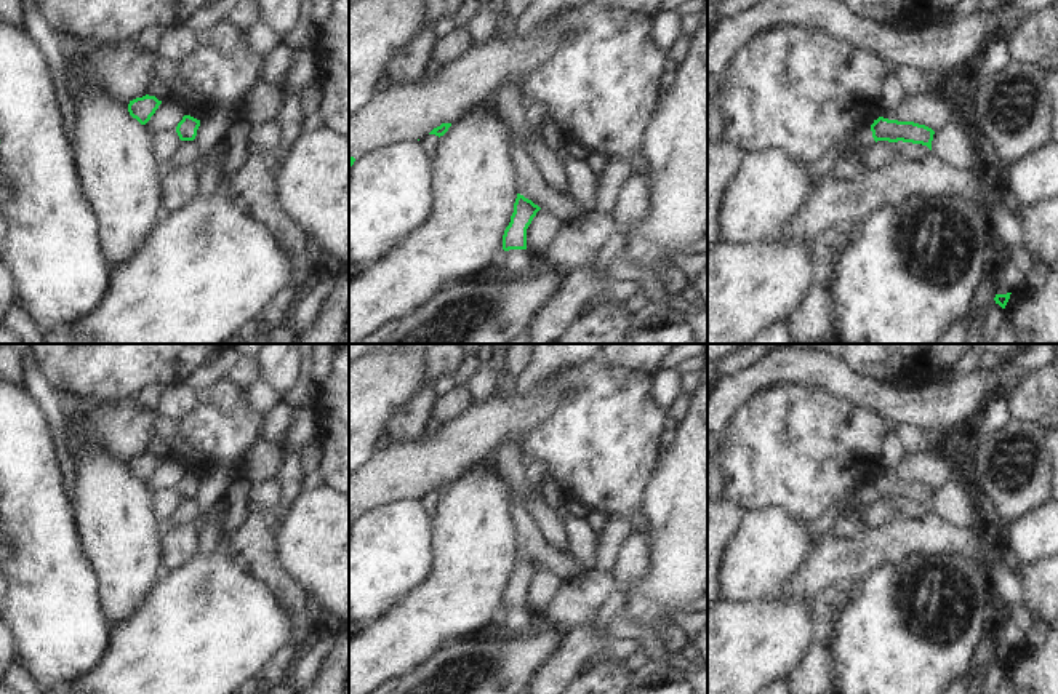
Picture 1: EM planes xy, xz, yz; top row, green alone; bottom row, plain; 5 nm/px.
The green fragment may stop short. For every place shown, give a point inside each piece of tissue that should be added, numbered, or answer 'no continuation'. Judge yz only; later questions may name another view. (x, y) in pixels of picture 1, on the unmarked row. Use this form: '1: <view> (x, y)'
1: yz (861, 496)

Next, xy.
no continuation

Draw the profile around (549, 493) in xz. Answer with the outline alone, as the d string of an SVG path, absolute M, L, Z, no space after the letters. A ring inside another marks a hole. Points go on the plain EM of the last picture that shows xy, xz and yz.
M547 478L539 485L538 496L555 510L568 502L567 496Z

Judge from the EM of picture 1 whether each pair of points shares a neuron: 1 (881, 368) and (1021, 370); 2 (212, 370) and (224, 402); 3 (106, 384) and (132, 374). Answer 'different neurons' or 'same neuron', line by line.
1: different neurons
2: different neurons
3: same neuron

